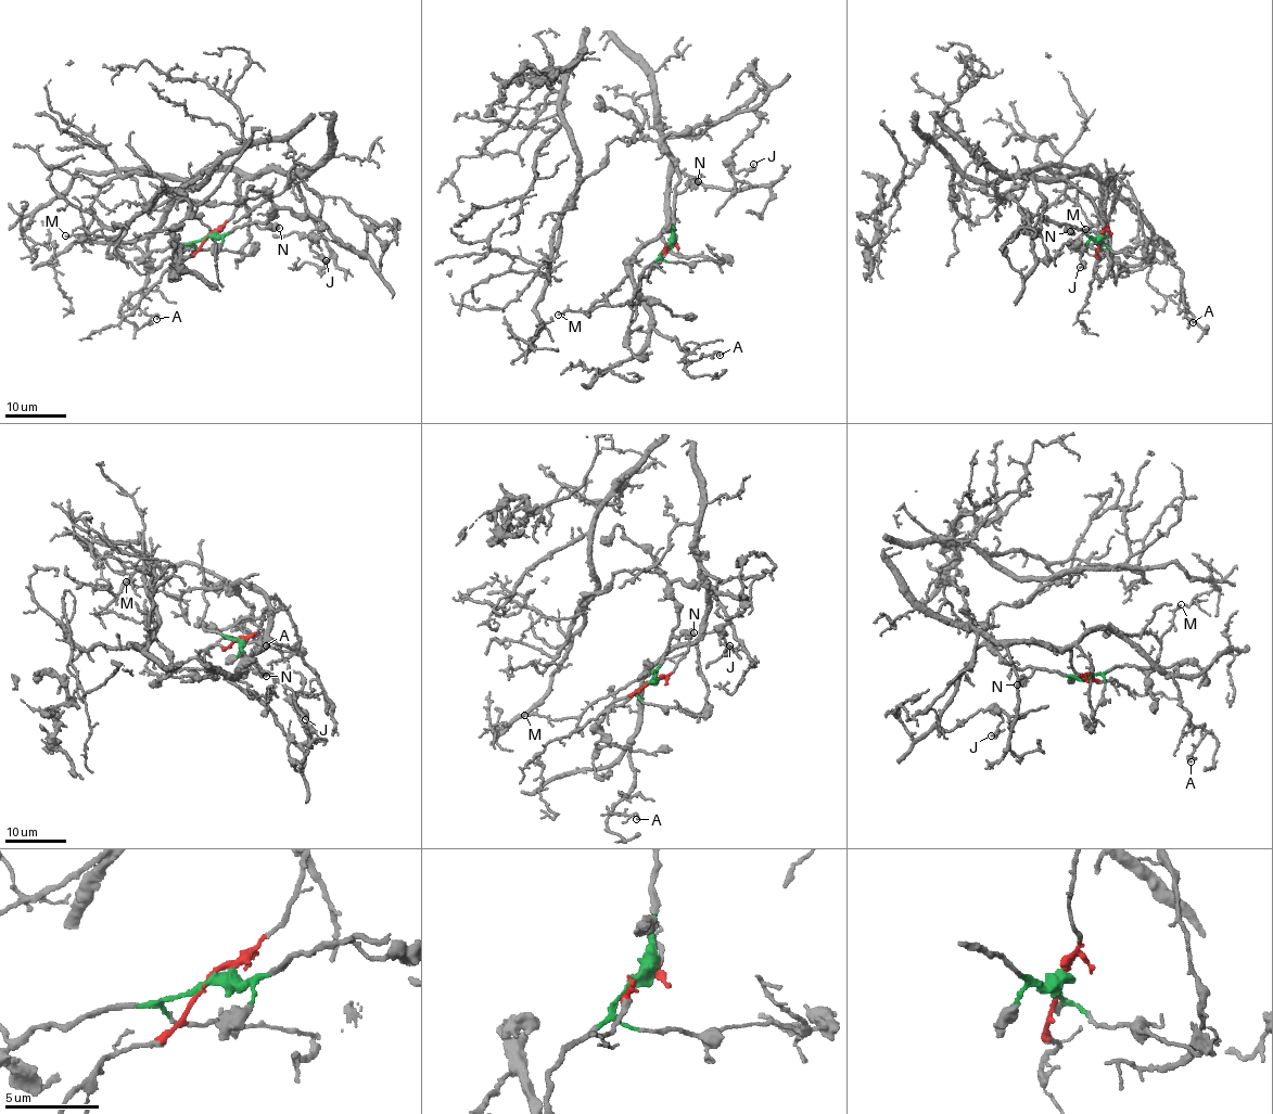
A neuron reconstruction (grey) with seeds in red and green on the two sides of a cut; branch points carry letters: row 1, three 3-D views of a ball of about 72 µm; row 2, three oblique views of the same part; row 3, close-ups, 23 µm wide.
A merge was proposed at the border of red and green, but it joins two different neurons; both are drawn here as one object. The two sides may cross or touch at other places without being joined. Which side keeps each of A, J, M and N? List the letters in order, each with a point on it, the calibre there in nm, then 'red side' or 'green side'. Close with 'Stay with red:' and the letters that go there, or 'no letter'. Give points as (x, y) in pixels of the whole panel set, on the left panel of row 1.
A: (156, 319) | 180 nm | red side
J: (326, 260) | 240 nm | green side
M: (65, 235) | 120 nm | red side
N: (279, 228) | 500 nm | green side
Stay with red: A, M

